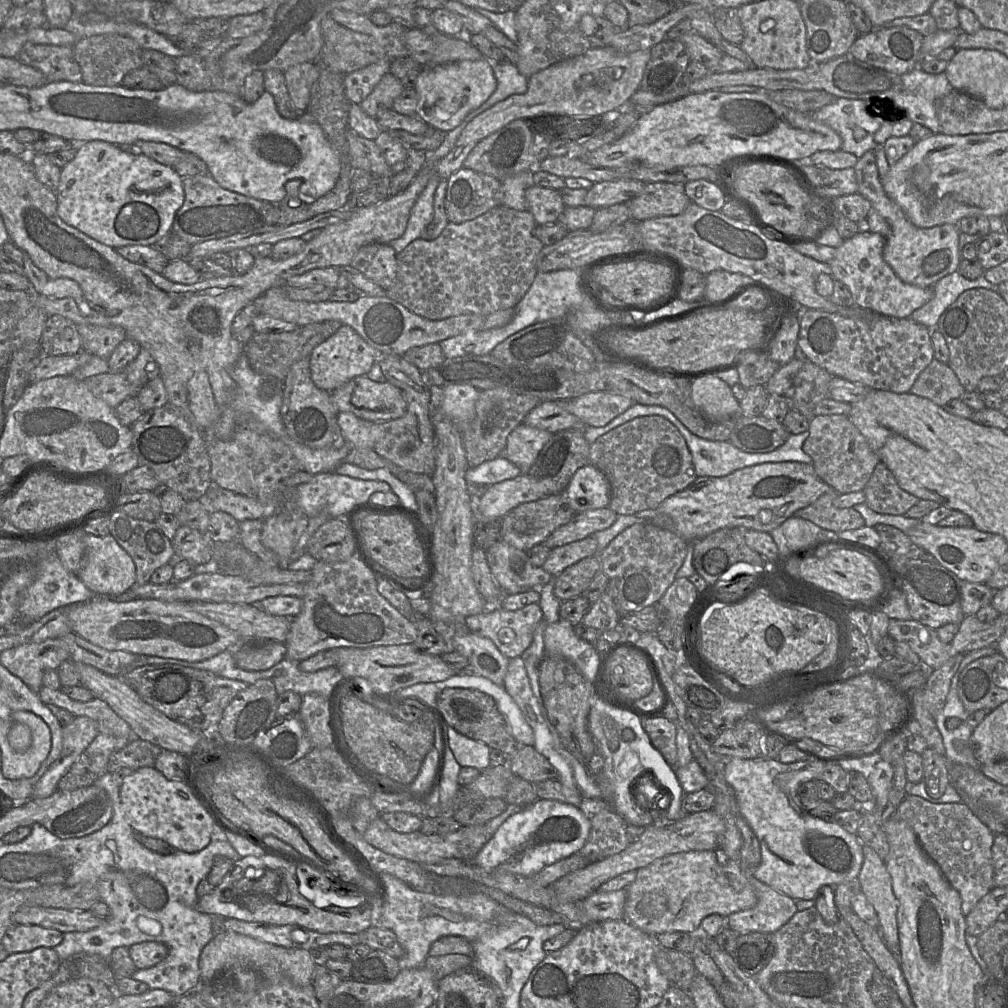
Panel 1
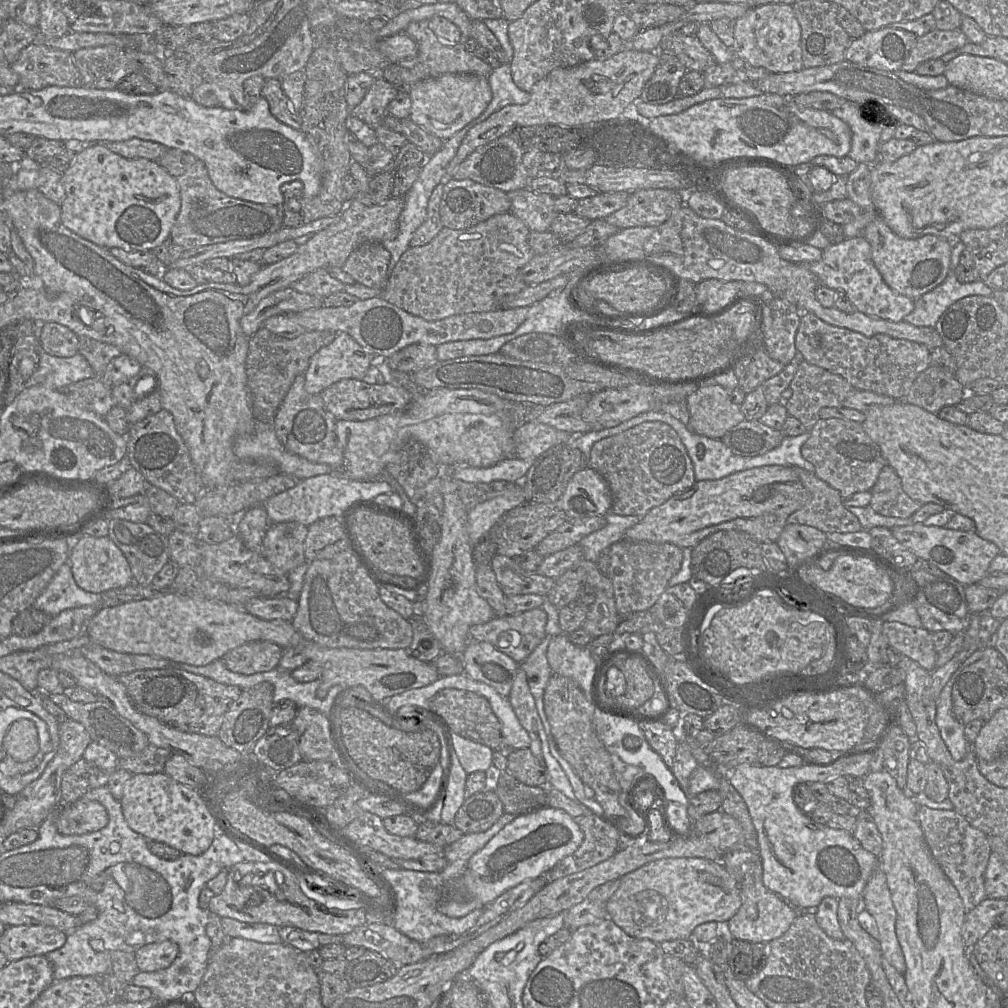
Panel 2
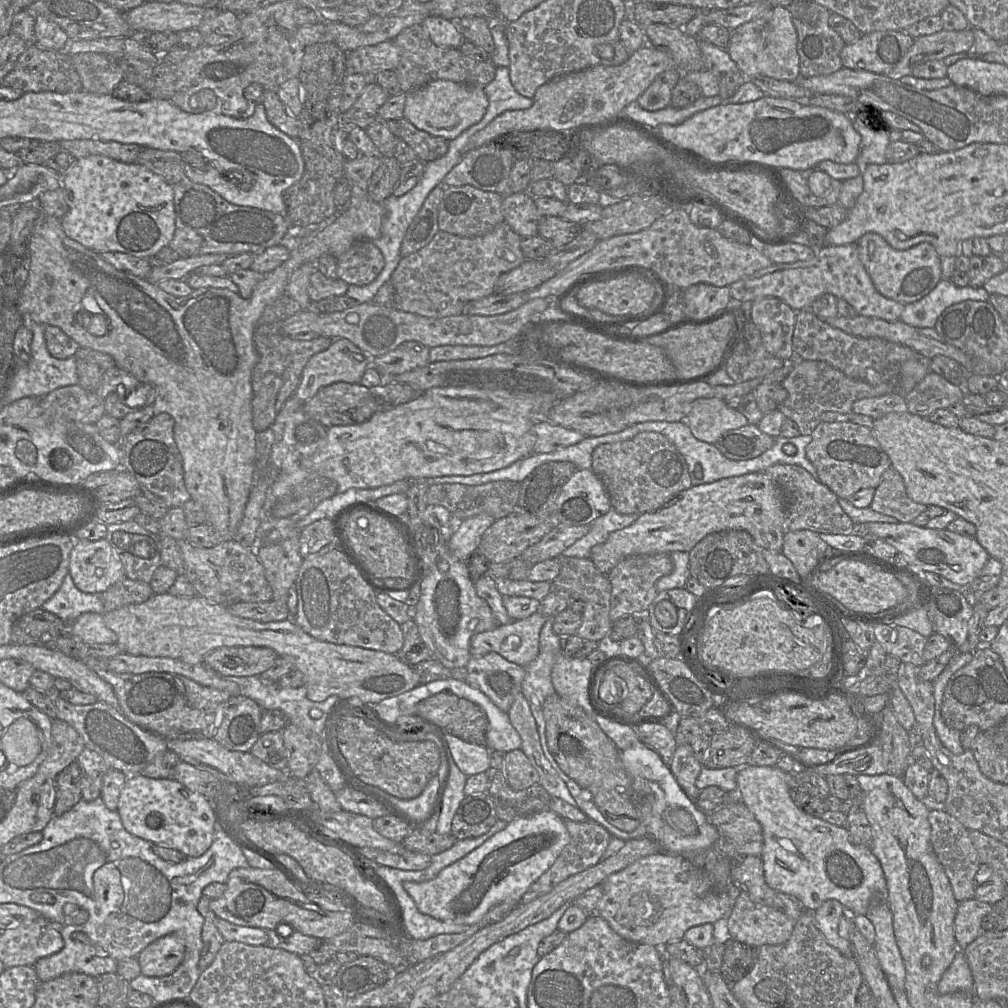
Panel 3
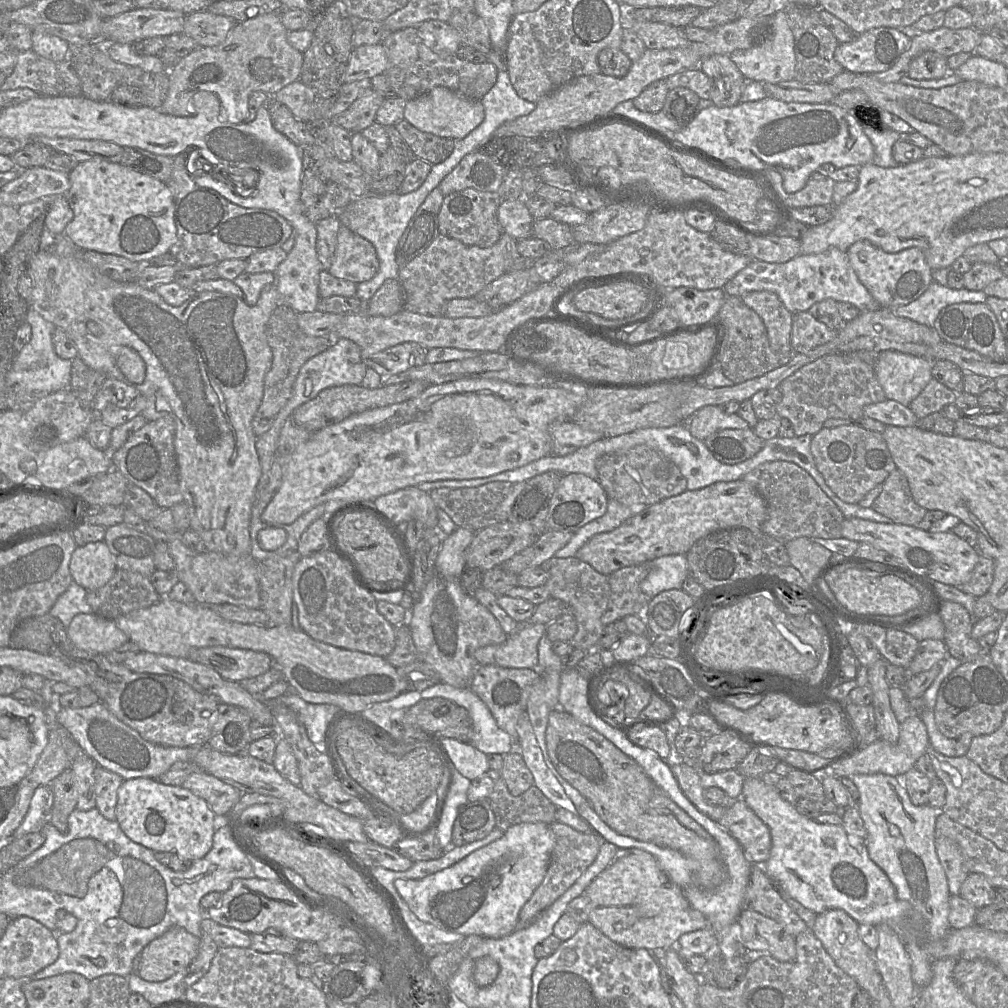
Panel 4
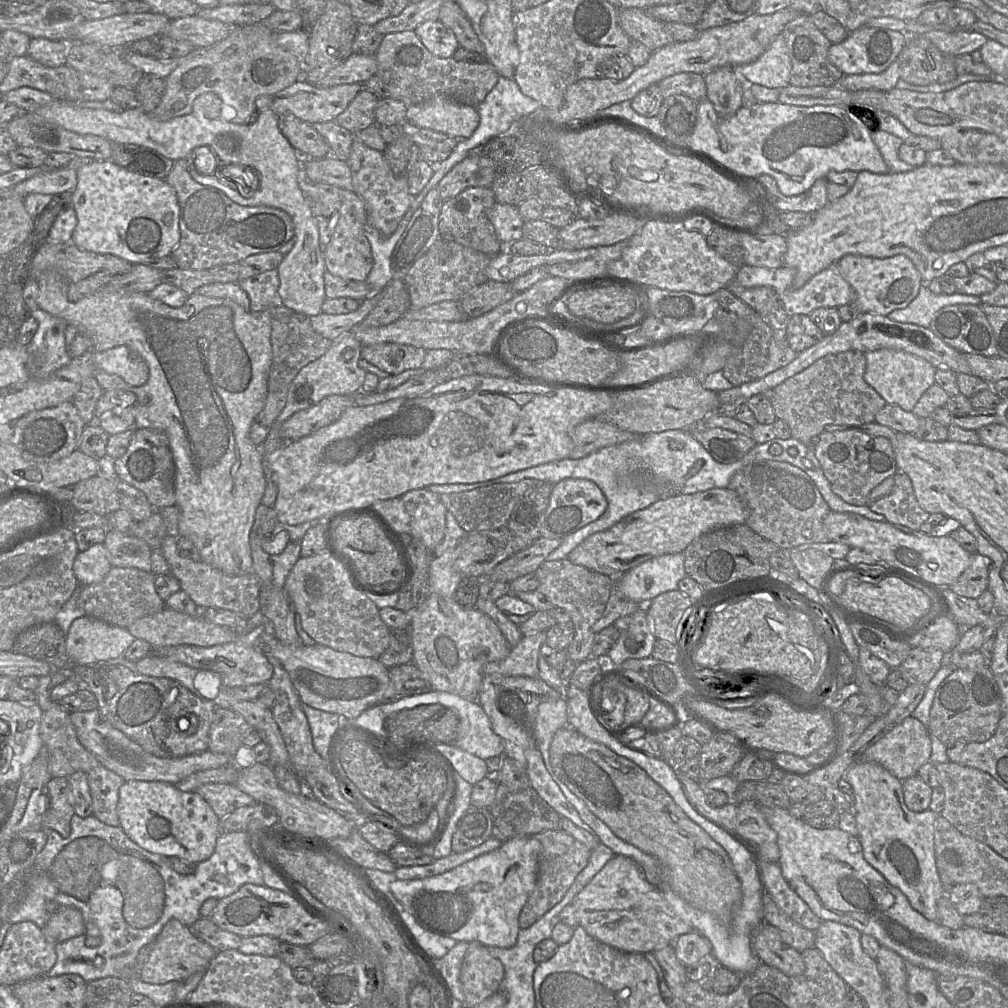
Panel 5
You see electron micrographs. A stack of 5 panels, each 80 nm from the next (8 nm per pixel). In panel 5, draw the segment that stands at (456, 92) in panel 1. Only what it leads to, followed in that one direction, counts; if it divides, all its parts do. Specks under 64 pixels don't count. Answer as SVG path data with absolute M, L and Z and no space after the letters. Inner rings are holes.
M436 96L407 107L406 120L411 124L452 136L459 141L469 138L477 129L477 108Z

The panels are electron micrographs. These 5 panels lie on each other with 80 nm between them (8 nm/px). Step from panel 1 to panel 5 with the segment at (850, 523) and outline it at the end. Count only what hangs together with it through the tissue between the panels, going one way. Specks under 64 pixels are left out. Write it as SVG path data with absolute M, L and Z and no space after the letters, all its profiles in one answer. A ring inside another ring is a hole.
M753 461L732 476L727 488L733 490L746 507L748 518L745 524L778 547L790 550L803 544L831 542L823 524L831 510L813 480L802 469L784 461Z

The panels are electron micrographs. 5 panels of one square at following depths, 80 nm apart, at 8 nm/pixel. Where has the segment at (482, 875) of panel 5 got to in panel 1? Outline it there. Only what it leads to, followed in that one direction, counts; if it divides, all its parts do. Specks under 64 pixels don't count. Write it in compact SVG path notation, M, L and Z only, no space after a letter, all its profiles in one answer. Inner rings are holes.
M537 799L510 816L473 859L486 872L532 876L546 866L577 853L590 833L590 820L579 807L556 800Z

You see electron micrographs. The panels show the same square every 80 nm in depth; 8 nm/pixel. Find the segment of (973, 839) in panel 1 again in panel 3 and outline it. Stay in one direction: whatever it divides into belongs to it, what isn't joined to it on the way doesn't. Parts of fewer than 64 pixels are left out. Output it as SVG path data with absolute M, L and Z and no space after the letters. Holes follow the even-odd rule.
M930 810L928 820L931 826L933 850L950 881L955 899L961 902L974 898L974 879L982 864L970 838L970 831L944 810Z

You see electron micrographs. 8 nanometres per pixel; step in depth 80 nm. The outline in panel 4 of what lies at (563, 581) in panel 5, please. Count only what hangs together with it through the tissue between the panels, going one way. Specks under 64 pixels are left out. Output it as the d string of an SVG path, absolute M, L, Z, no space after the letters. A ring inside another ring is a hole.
M552 557L541 567L548 573L545 587L550 597L563 601L573 609L573 616L578 625L578 631L571 640L573 646L589 651L598 648L599 641L605 634L606 626L602 624L601 617L607 608L610 597L609 576L599 573L590 564L577 557Z

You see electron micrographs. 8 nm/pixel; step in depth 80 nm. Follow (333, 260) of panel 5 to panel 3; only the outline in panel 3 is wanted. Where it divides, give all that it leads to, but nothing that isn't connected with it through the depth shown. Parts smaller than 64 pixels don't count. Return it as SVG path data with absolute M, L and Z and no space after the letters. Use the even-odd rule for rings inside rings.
M357 240L337 259L337 277L348 285L374 281L385 265L383 254L371 240Z

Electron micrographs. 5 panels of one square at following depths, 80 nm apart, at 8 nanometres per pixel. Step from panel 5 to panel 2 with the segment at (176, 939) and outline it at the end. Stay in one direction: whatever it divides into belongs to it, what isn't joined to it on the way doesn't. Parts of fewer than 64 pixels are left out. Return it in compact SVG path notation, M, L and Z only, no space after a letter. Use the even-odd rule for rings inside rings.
M170 940L146 944L135 953L135 960L142 972L154 972L171 965L179 953L178 945Z

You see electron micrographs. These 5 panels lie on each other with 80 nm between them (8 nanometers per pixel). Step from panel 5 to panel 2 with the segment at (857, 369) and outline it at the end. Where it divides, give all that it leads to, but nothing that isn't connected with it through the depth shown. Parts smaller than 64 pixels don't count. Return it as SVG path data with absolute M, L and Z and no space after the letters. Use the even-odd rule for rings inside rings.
M803 360L790 383L789 386L792 389L792 395L787 402L781 402L785 405L787 413L790 416L797 418L806 428L806 431L810 432L813 426L820 419L819 411L824 407L843 407L843 401L849 397L857 389L847 382L842 376L833 374L826 369L819 366L812 365L806 360Z

